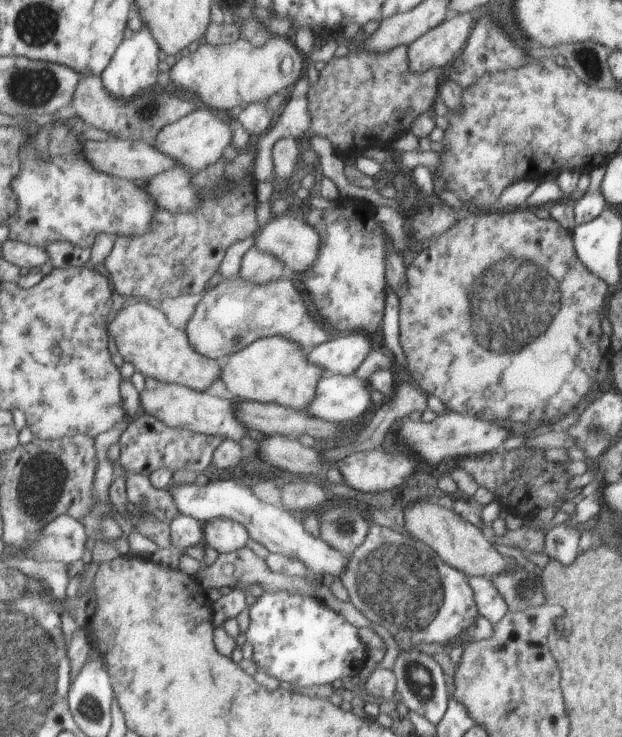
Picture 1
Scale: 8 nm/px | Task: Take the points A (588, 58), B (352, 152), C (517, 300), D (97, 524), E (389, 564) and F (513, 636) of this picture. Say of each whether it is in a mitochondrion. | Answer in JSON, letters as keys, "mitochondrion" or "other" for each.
{"A":"mitochondrion","B":"other","C":"mitochondrion","D":"mitochondrion","E":"mitochondrion","F":"other"}

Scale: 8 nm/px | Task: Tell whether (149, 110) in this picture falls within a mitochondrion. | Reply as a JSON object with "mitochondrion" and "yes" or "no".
{"mitochondrion":"yes"}

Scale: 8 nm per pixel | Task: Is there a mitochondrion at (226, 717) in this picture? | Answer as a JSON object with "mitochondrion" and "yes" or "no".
{"mitochondrion":"no"}

